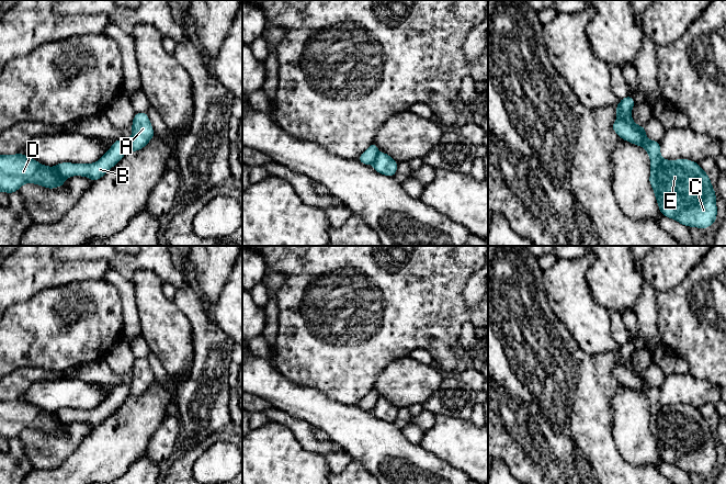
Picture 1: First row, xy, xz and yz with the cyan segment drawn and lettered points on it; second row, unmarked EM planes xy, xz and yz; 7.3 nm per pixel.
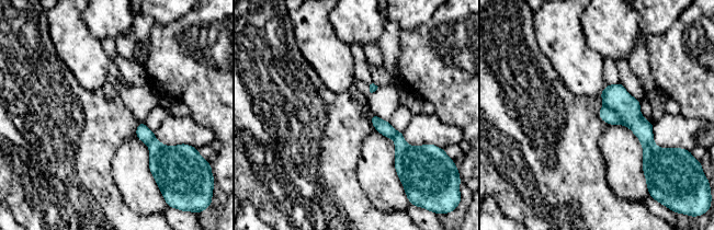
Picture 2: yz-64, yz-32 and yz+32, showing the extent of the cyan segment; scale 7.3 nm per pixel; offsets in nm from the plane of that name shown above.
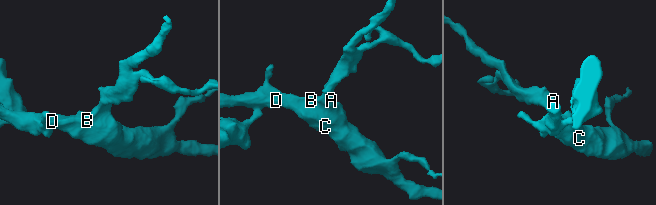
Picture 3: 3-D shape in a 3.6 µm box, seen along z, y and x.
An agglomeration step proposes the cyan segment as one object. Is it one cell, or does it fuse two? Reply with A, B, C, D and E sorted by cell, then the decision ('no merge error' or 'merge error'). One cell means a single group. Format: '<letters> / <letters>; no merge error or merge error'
A C D E / B; merge error

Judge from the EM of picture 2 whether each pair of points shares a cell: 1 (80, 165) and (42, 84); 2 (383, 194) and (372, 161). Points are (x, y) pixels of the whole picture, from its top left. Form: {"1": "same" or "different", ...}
{"1": "same", "2": "same"}

